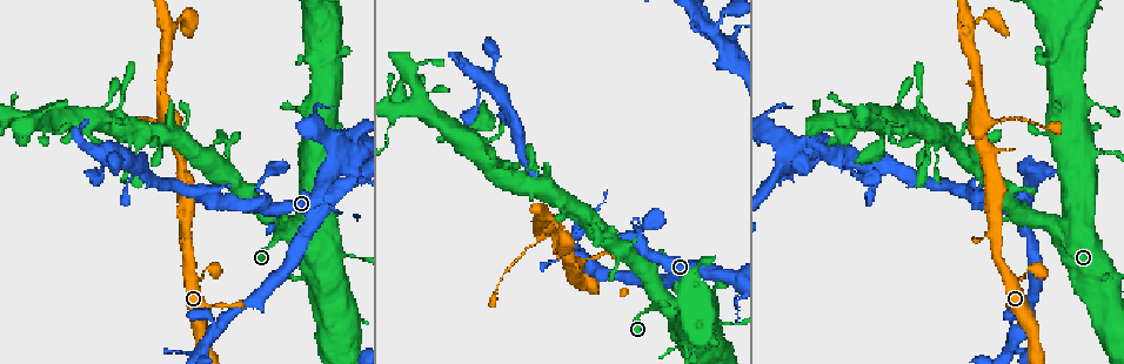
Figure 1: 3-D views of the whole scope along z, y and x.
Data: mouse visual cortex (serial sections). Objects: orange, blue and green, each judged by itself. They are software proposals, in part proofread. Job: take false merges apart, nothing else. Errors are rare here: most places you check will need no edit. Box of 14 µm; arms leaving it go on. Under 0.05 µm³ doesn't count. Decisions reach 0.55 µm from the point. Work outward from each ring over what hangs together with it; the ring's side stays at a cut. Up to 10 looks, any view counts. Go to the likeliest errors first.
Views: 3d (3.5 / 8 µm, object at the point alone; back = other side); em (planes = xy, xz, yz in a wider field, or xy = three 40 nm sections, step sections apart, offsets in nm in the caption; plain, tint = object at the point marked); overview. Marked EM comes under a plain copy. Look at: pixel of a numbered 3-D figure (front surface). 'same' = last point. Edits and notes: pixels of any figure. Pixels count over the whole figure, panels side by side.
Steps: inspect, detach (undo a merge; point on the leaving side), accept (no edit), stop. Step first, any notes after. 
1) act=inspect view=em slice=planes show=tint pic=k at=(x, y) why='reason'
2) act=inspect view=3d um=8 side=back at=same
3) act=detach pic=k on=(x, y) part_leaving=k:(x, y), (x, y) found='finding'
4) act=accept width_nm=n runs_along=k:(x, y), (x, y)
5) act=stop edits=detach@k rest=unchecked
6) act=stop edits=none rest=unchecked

act=inspect view=3d um=3.5 pic=1 at=(983, 117) why='side arm on a straight run'

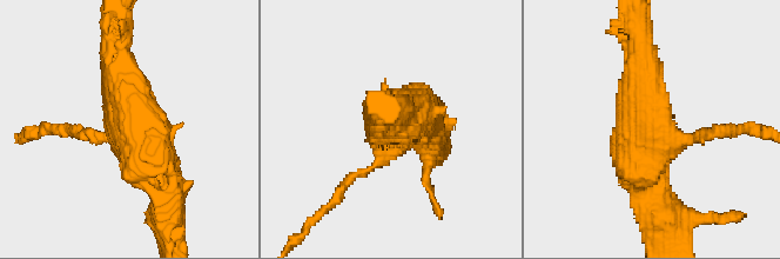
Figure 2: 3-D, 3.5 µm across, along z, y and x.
act=inspect view=em slice=xy step=5 show=tint pic=2 at=(650, 123)

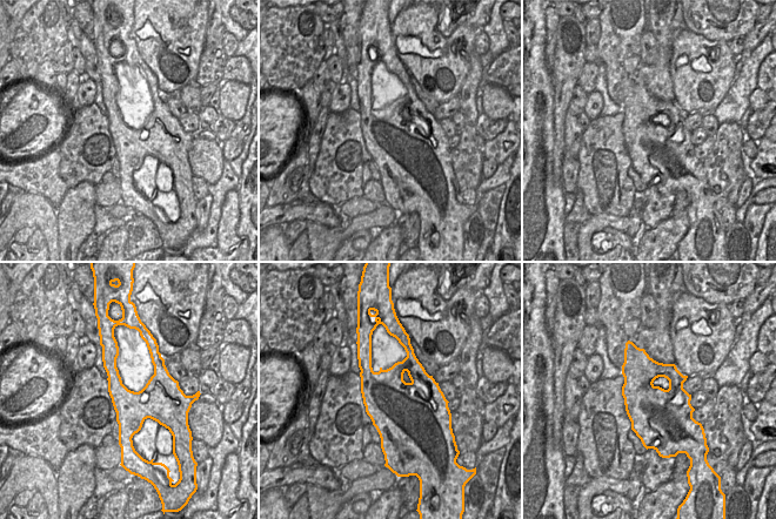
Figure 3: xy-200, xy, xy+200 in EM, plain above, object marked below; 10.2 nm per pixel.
act=inspect view=em slice=planes show=tint at=same why='cut it another way'

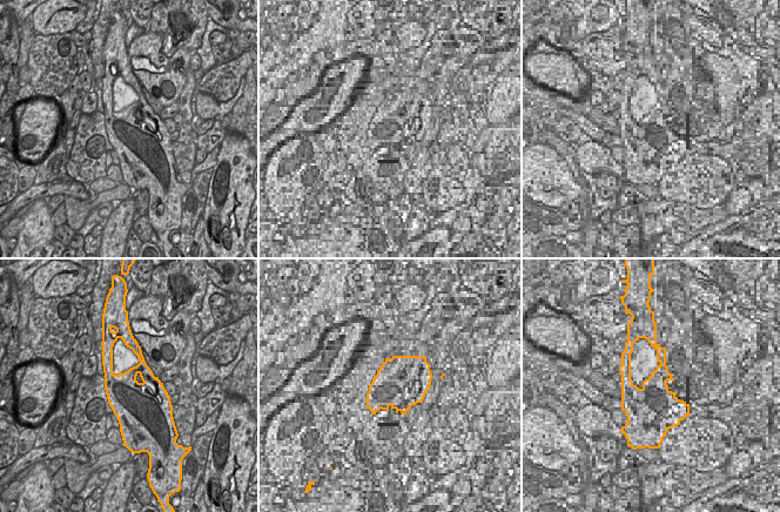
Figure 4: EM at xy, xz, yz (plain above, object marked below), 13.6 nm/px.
act=accept runs_along=2:(167, 206), (106, 73) found='all the same cell'

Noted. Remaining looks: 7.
act=inspect view=3d um=8 pic=1 at=(275, 239) why='calibre changes'

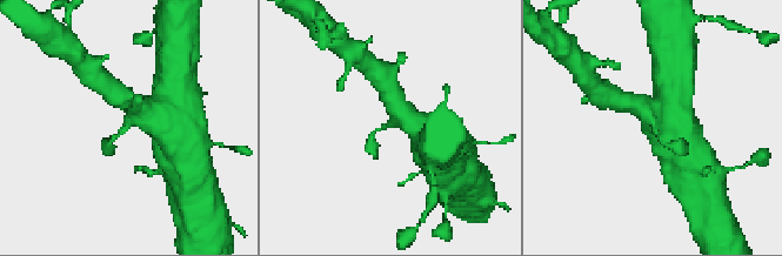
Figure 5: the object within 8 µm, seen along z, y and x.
act=inspect view=em slice=xy step=2 show=tint pic=5 at=(655, 126) arms=3 arm_widths_nm=200,600,800 why='need the tissue'

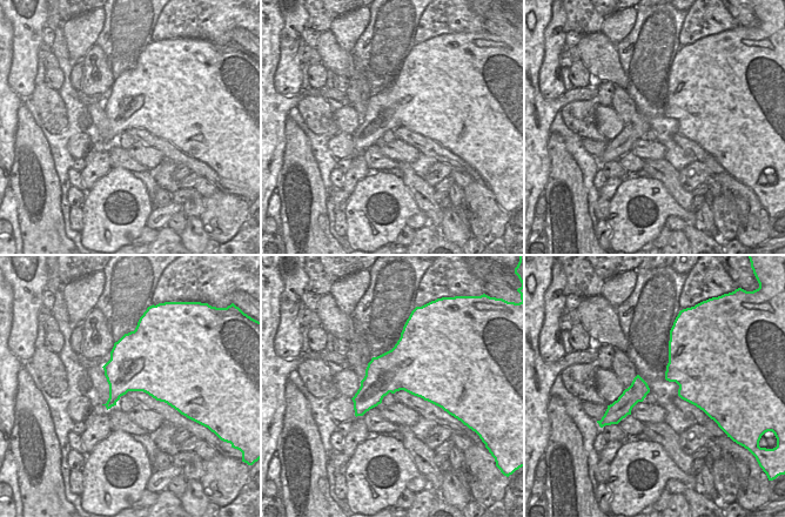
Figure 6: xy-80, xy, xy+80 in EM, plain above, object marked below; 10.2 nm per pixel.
act=accept runs_along=5:(109, 147), (135, 116), (156, 116) found='one cell here'

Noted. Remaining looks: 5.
act=inspect view=3d um=3.5 pic=1 at=(345, 253)

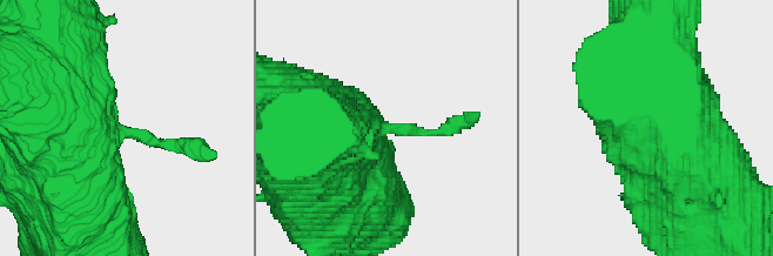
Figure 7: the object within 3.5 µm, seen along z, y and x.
act=inspect view=em slice=xy step=1 show=tint pic=7 at=(383, 128)

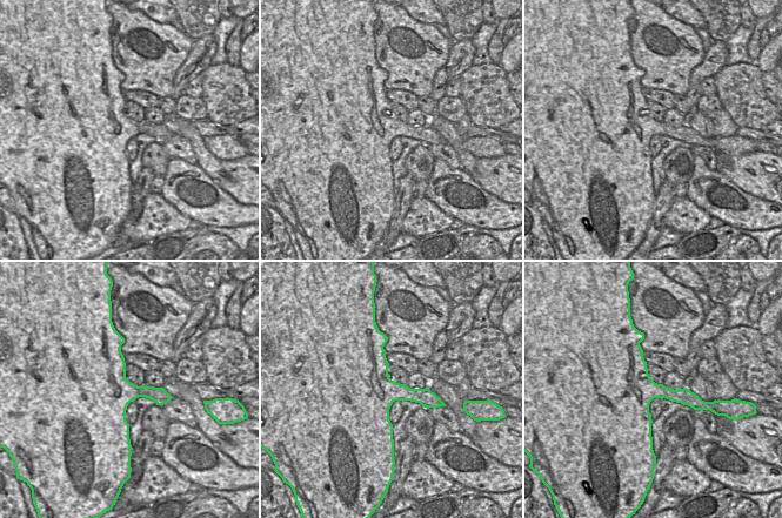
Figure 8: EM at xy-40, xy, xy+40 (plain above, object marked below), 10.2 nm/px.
act=accept found='all the same cell'

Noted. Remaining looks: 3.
act=inspect view=3d um=3.5 pic=1 at=(492, 164) why='sudden change in width'

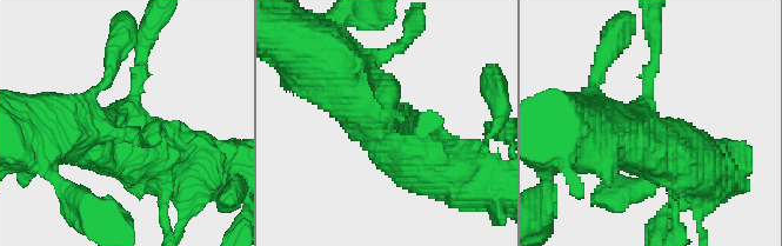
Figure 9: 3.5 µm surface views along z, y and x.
act=inspect view=em slice=xy step=2 show=tint pic=9 at=(384, 118)

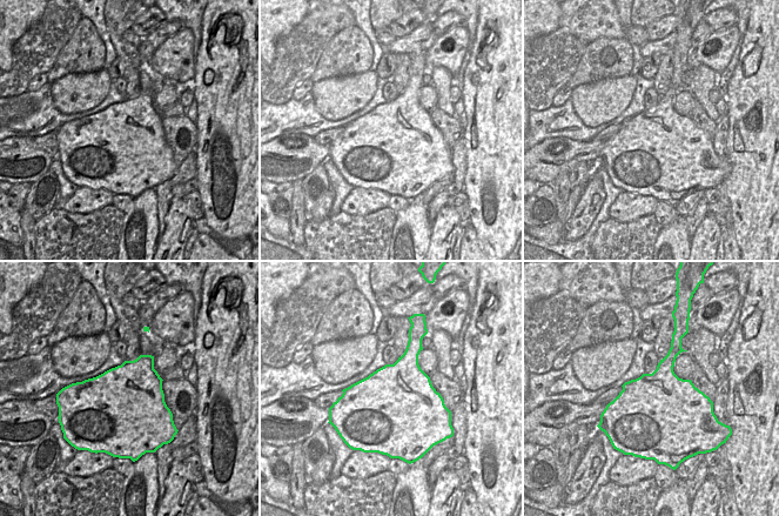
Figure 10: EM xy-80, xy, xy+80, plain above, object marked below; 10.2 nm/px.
act=inspect view=em slice=planes show=tint at=same why='cut it another way'

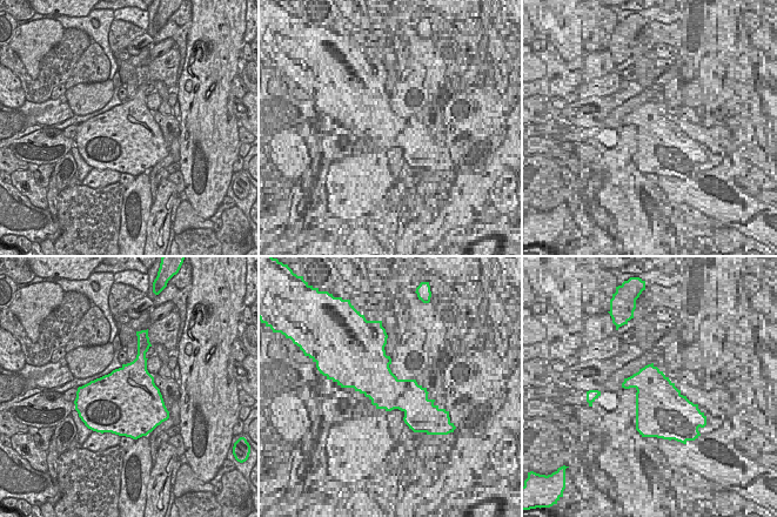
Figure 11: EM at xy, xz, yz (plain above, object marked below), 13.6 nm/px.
act=accept width_nm=900 runs_along=9:(447, 173), (356, 107), (332, 71) found='one cell here'

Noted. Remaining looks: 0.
act=stop edits=none rest=unchecked

